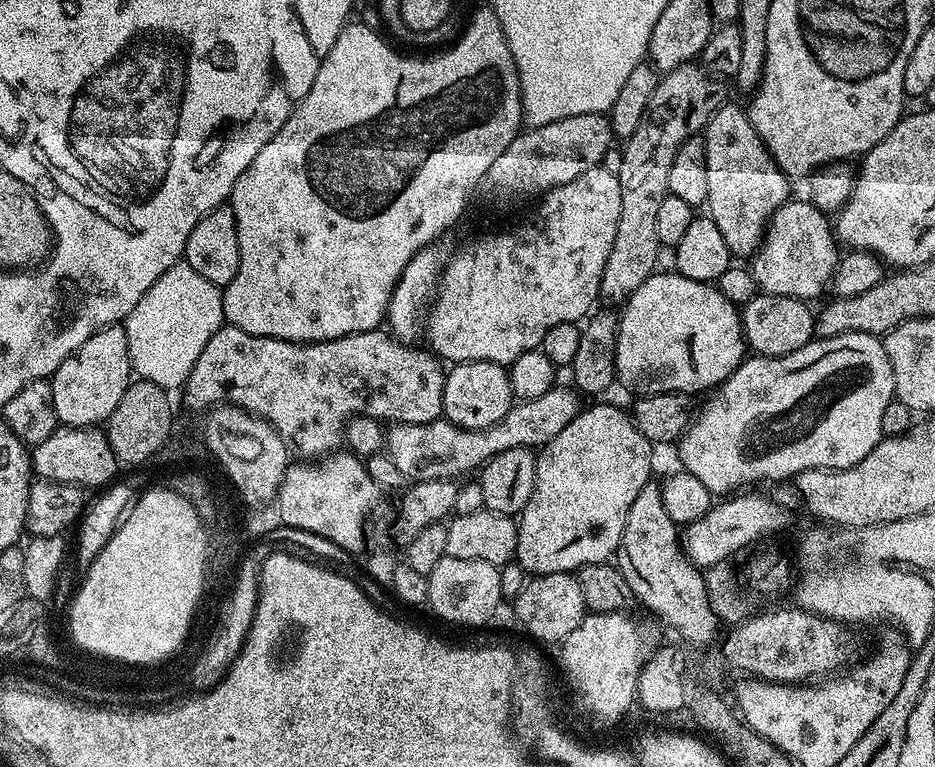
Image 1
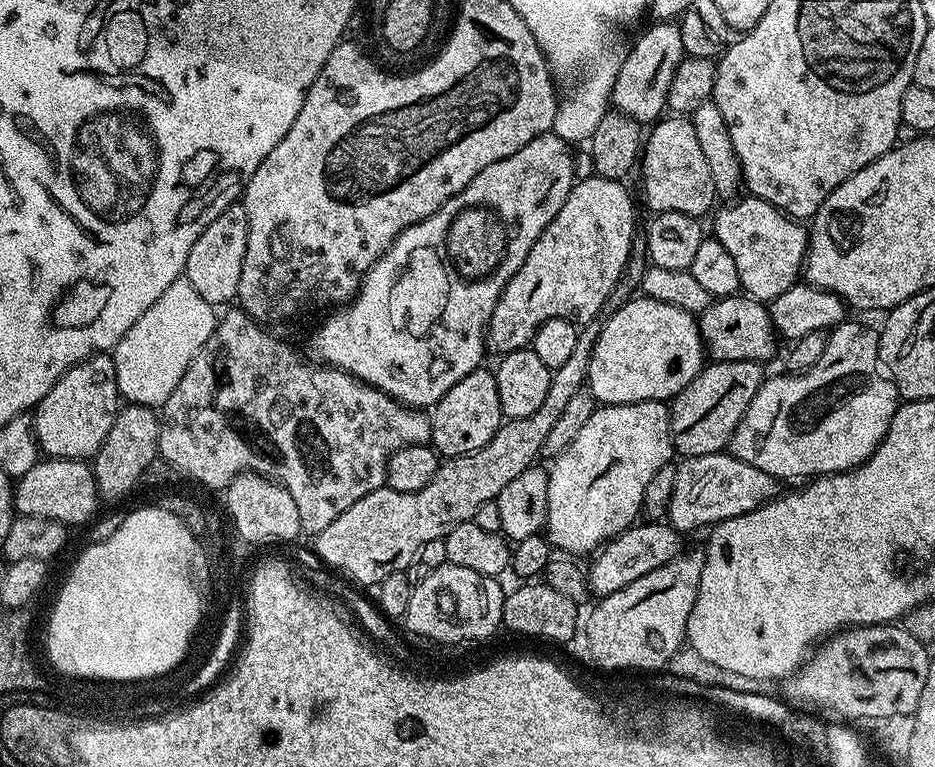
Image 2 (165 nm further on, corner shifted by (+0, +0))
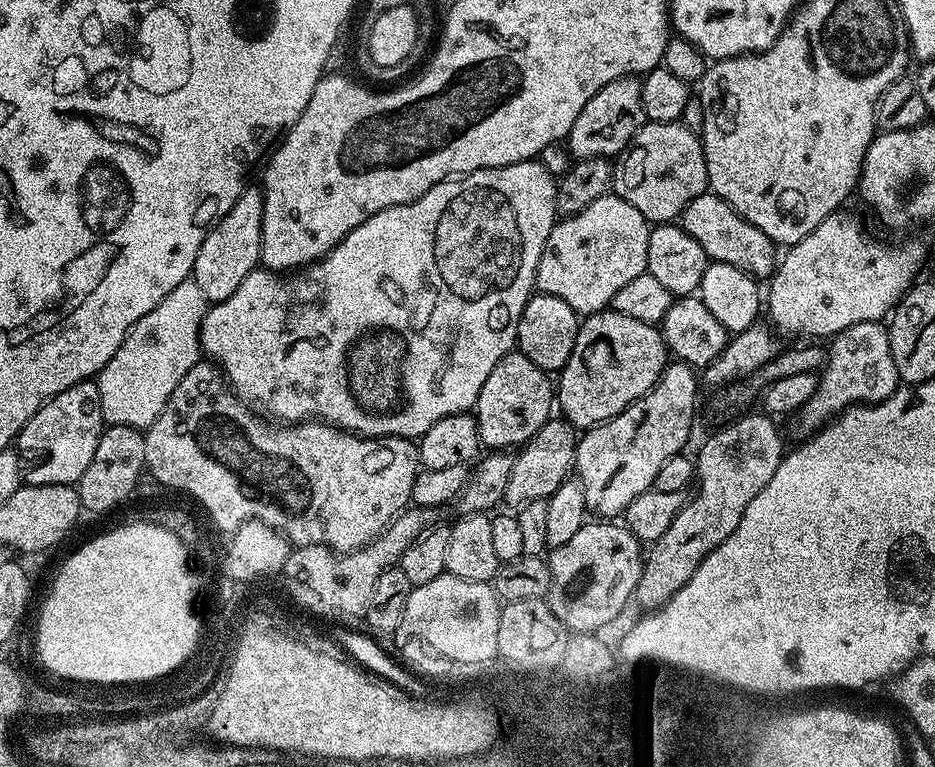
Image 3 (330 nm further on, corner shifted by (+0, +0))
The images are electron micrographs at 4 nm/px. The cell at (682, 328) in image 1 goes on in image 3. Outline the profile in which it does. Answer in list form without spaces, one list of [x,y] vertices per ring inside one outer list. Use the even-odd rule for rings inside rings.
[[[611,310],[594,312],[585,315],[580,321],[578,338],[574,342],[574,350],[570,350],[570,358],[566,366],[560,369],[554,384],[554,396],[563,419],[577,430],[587,430],[614,418],[622,410],[626,410],[638,398],[642,398],[660,380],[670,353],[664,345],[664,335],[659,327],[646,322],[638,322],[638,318],[626,318],[626,314],[618,314]]]

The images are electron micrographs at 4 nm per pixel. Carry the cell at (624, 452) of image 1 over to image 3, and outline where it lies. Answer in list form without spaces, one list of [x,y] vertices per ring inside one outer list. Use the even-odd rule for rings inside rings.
[[[672,362],[665,367],[663,374],[660,375],[658,383],[651,388],[646,395],[638,398],[626,410],[622,410],[614,418],[604,421],[603,424],[597,424],[594,428],[589,428],[576,441],[576,459],[574,461],[574,476],[579,481],[582,494],[585,498],[585,506],[589,513],[597,512],[600,518],[616,518],[619,517],[630,502],[634,502],[634,498],[638,498],[638,494],[649,491],[652,488],[654,478],[658,478],[658,469],[662,467],[662,462],[666,462],[666,458],[674,458],[681,455],[685,451],[684,443],[688,440],[688,435],[692,432],[692,419],[696,416],[696,380],[698,384],[698,376],[691,364],[682,364]]]

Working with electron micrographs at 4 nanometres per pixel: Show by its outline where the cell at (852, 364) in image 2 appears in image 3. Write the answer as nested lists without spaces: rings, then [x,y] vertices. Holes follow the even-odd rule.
[[[871,320],[850,326],[831,337],[826,348],[826,363],[819,373],[816,392],[798,411],[800,428],[811,434],[824,427],[834,416],[854,404],[877,404],[896,391],[901,383],[894,358],[890,354],[888,329],[883,323]]]

